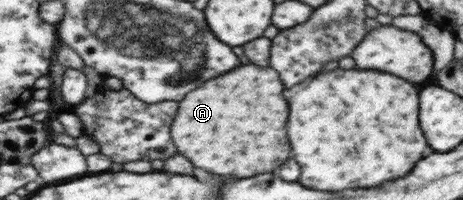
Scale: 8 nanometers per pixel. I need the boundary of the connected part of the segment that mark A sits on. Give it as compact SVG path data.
M238 66L224 74L224 78L216 78L212 82L204 82L200 90L188 94L178 102L180 114L176 114L176 126L172 126L172 138L176 138L176 146L180 146L180 154L186 156L196 168L204 168L214 174L234 176L234 178L250 178L254 174L272 172L288 158L288 138L286 138L286 116L288 104L282 98L282 82L272 68L260 66Z

